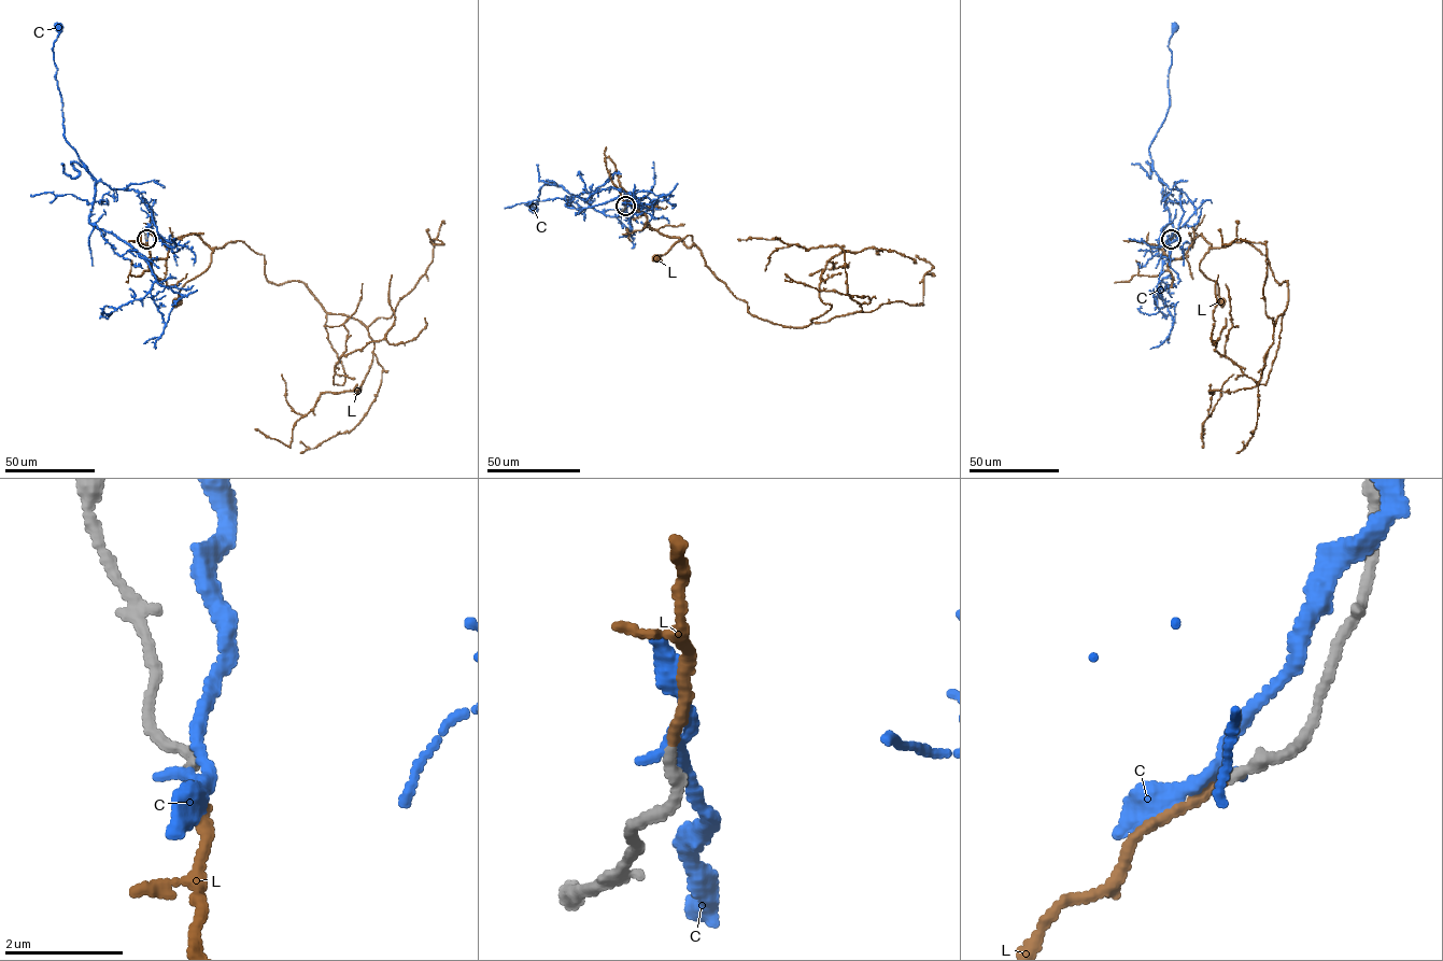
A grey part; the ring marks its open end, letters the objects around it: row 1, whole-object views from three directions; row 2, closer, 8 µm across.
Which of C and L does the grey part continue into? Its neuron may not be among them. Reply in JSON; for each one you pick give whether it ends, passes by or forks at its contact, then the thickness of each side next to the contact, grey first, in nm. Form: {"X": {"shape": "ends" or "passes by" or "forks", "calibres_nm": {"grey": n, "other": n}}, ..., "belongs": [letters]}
{"L": {"shape": "ends", "calibres_nm": {"grey": 190, "other": 170}}, "belongs": ["L"]}

